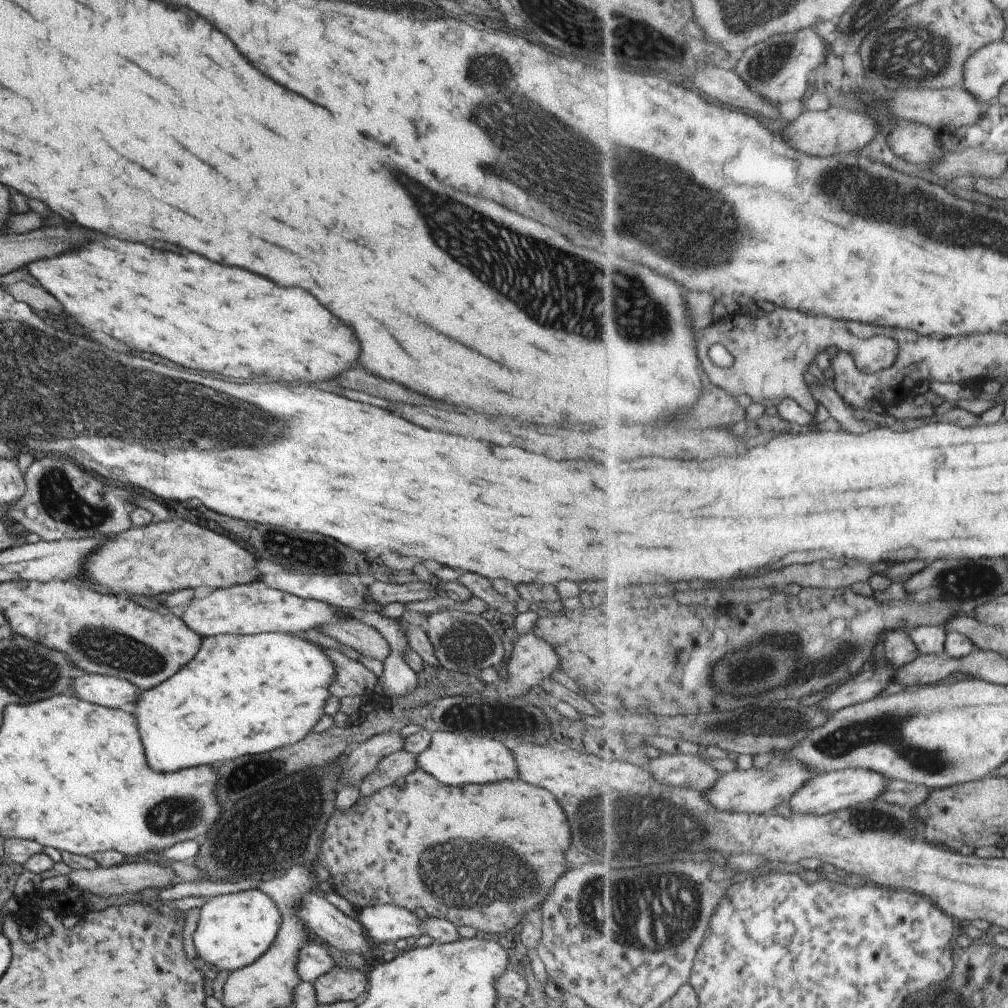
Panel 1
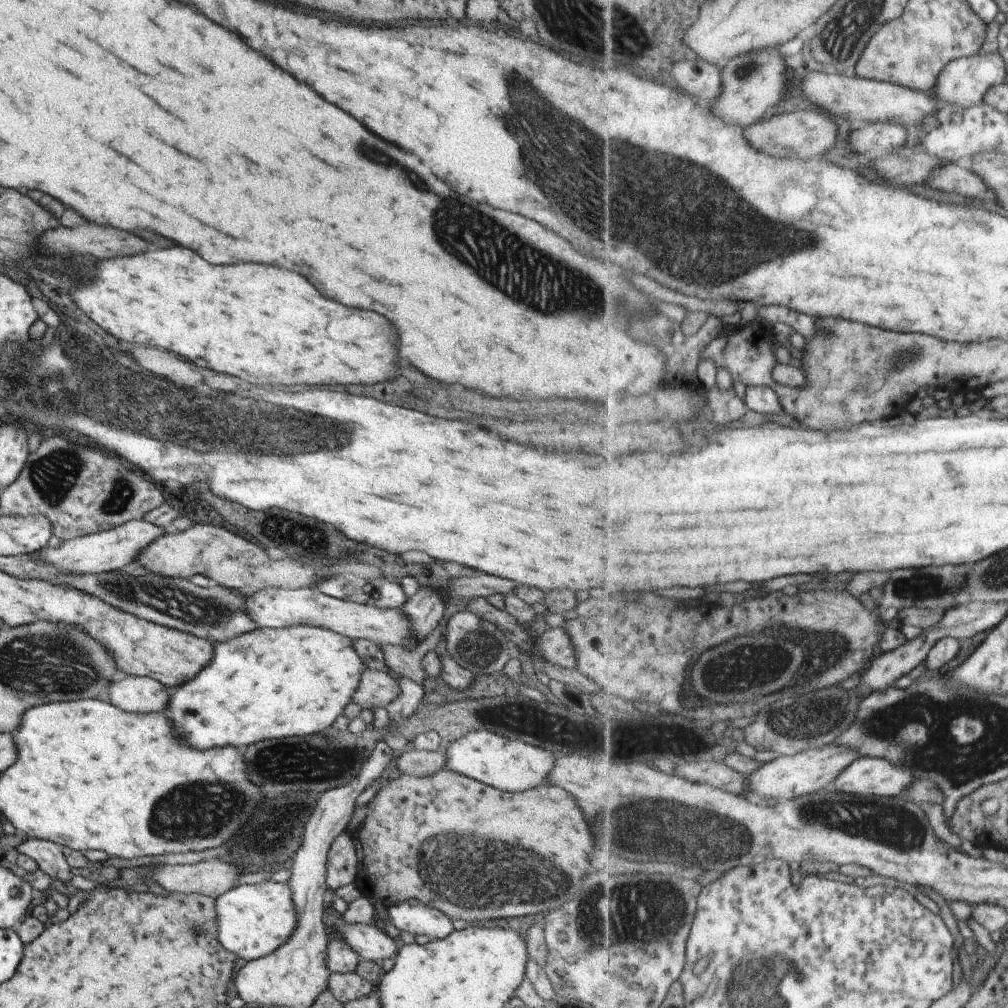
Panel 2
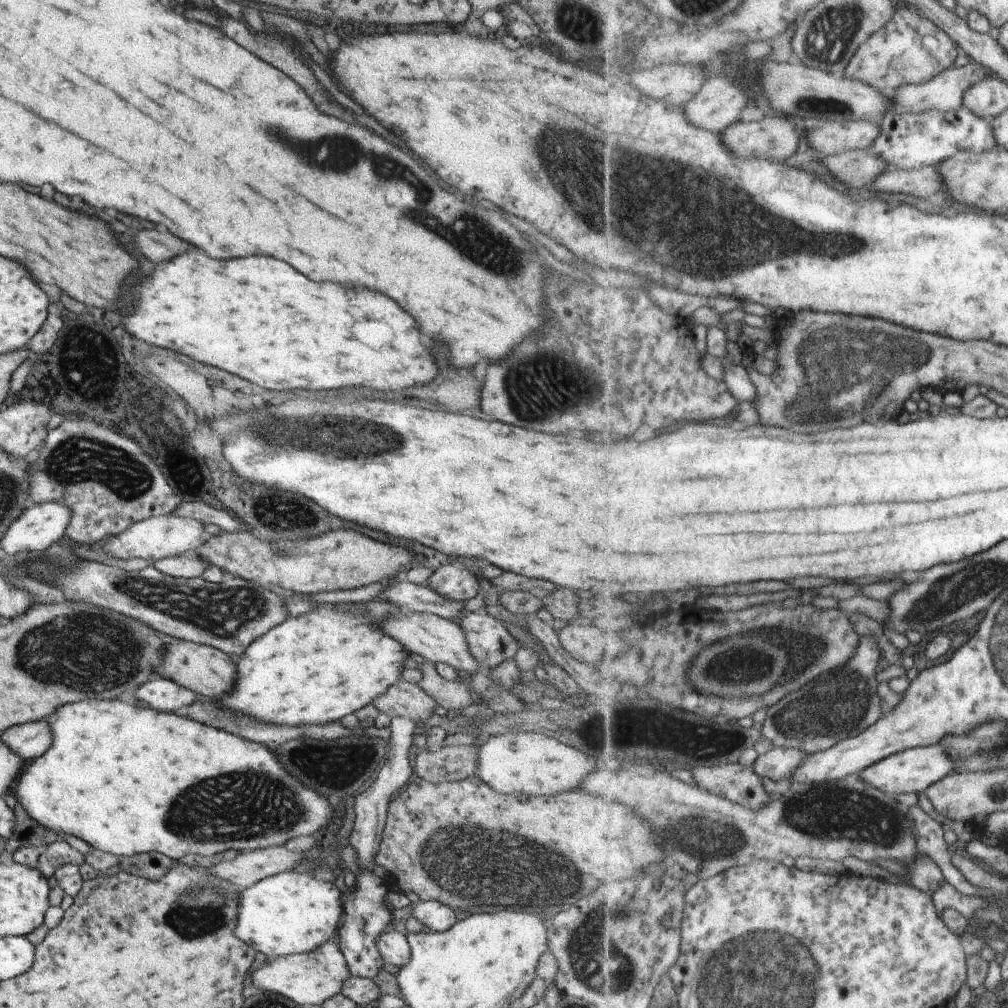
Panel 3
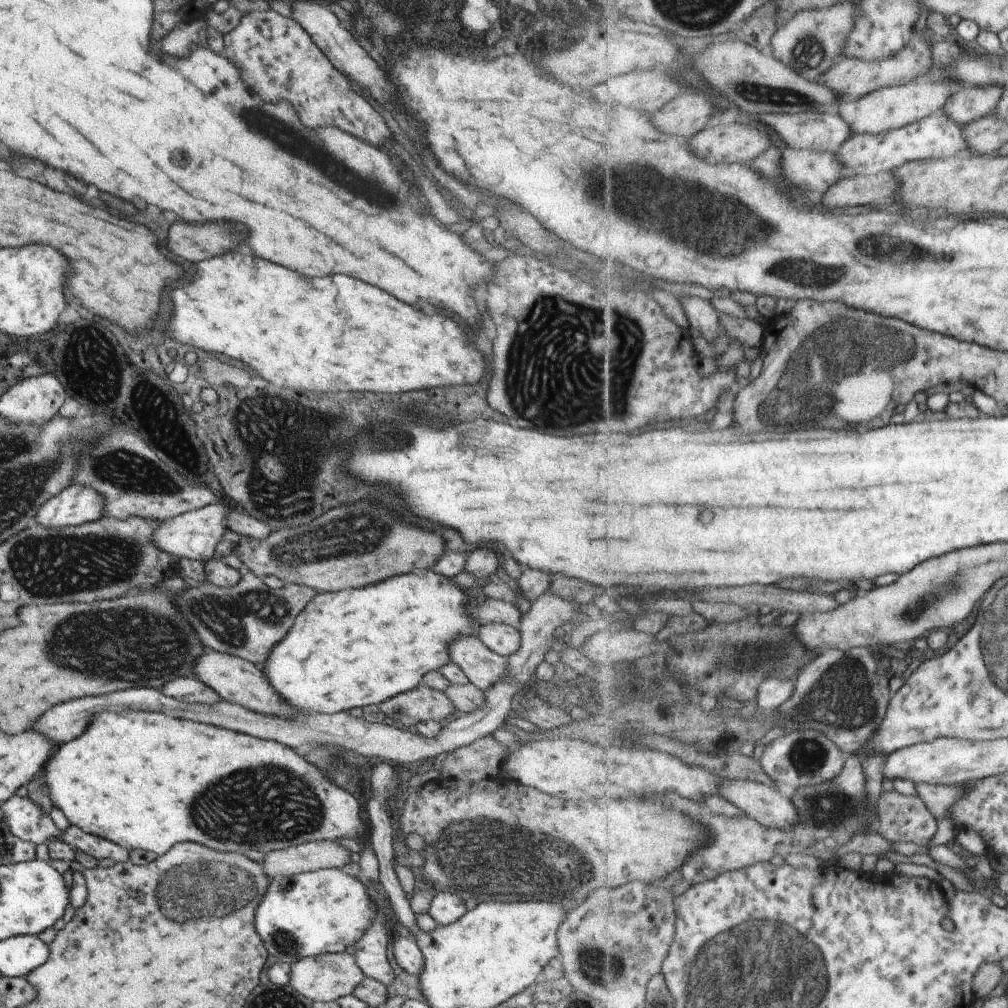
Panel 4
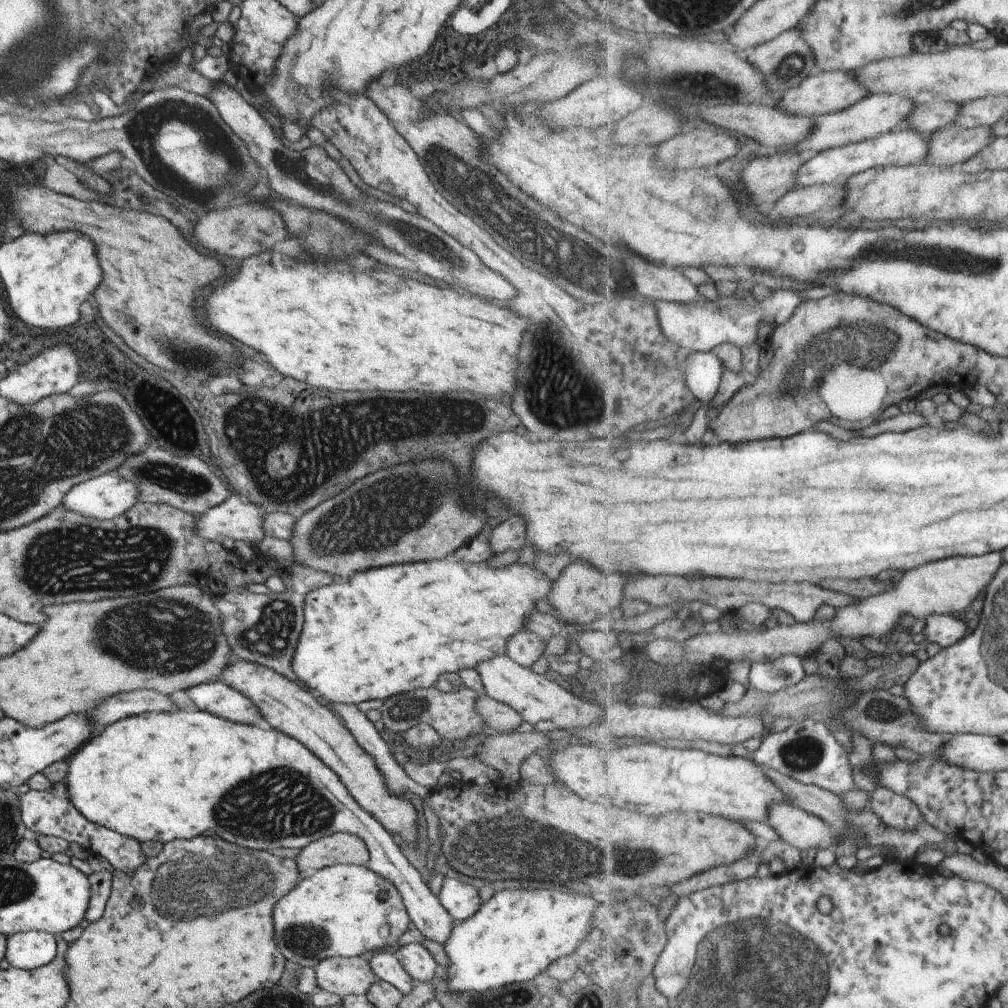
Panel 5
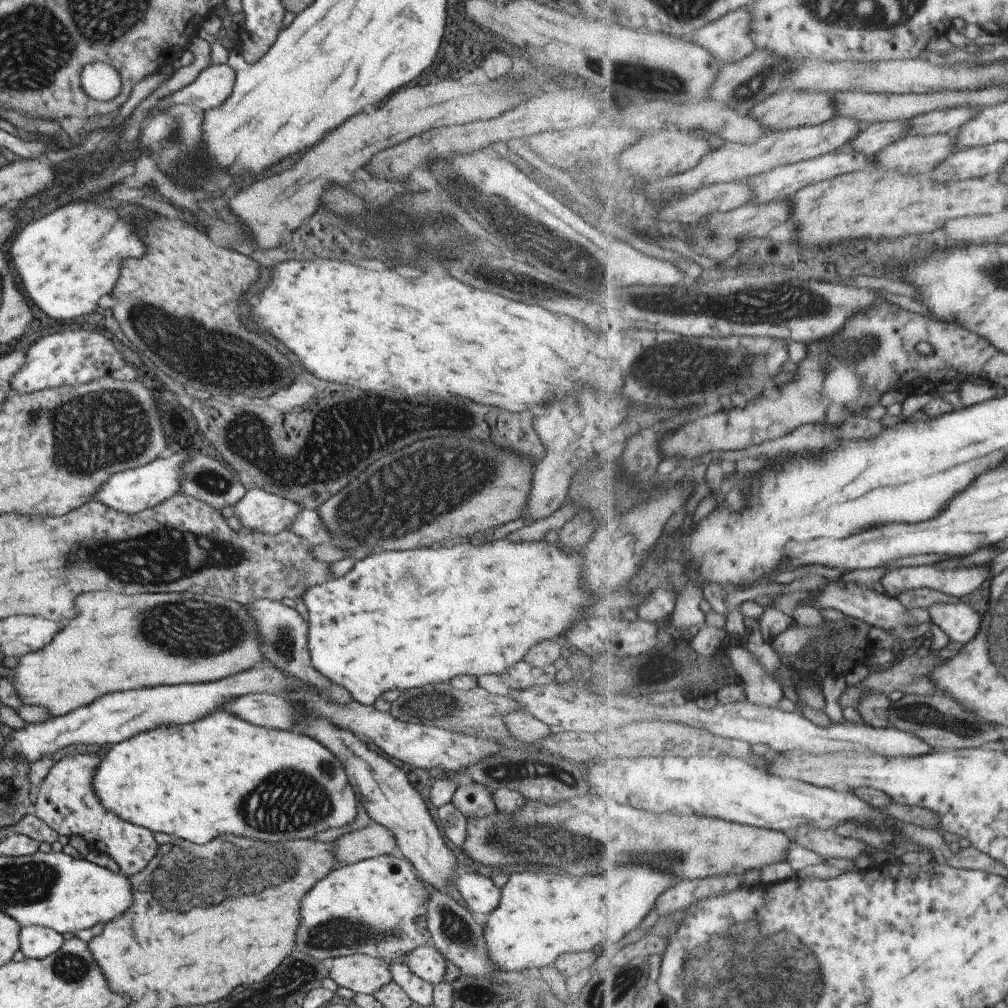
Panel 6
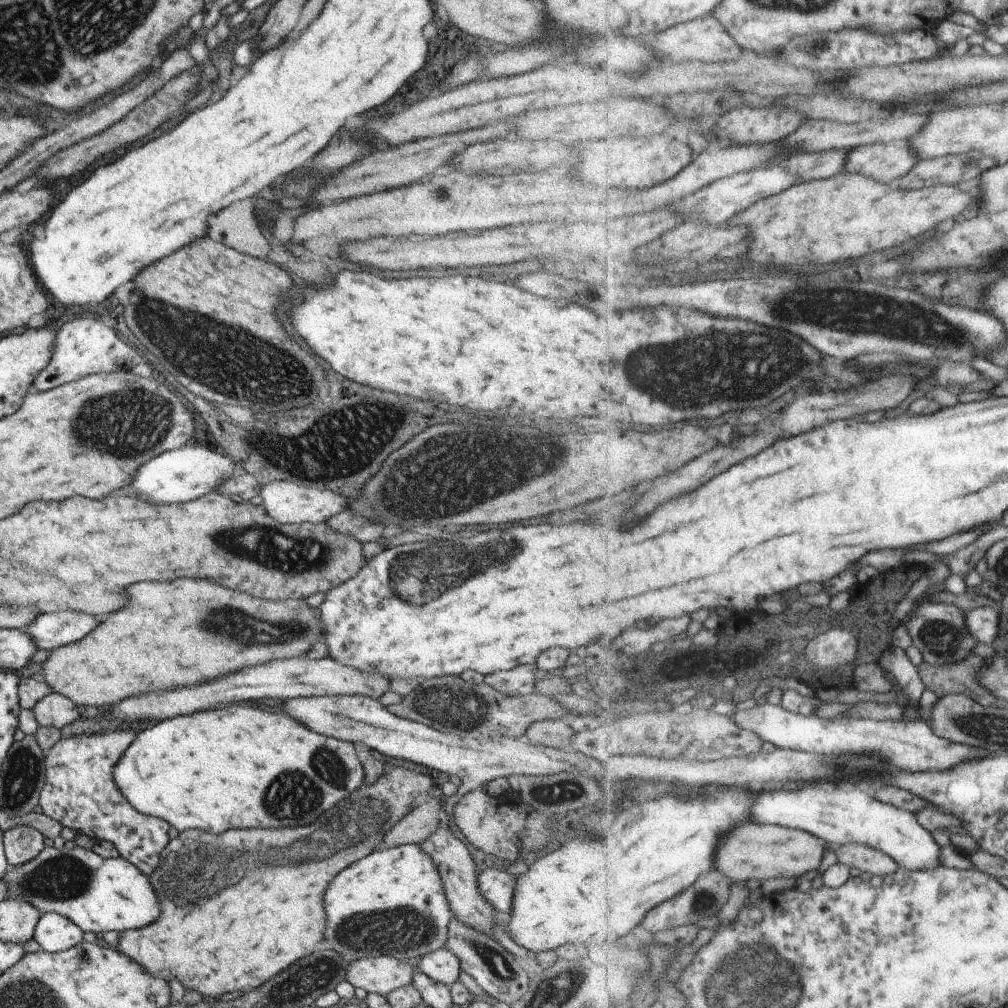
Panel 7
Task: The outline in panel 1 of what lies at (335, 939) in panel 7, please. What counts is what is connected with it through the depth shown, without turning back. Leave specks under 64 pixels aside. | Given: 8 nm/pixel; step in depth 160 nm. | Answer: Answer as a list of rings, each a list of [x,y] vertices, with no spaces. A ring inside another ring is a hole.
[[[259,889],[209,897],[200,906],[193,946],[202,960],[231,972],[255,962],[271,946],[280,922],[281,915],[274,900]]]

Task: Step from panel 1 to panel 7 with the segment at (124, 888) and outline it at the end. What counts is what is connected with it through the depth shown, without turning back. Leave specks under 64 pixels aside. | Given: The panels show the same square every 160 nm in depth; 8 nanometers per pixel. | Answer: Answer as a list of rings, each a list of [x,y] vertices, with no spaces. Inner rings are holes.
[[[437,798],[421,799],[397,824],[384,833],[382,848],[418,844],[426,841],[440,826],[442,805]]]

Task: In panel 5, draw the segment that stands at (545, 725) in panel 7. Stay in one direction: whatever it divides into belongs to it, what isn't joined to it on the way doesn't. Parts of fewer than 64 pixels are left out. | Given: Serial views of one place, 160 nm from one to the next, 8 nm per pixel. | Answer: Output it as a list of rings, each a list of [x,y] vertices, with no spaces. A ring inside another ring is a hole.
[[[485,693],[478,694],[475,704],[485,724],[497,733],[518,732],[523,720],[510,706],[489,698]]]

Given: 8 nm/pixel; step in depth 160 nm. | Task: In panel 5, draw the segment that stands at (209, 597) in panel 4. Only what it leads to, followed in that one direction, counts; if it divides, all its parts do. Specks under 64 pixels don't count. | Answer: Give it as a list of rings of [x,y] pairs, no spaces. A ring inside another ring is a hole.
[[[296,565],[285,570],[281,577],[285,585],[283,592],[270,591],[265,595],[249,591],[213,594],[212,601],[220,612],[222,633],[227,636],[233,659],[264,666],[290,681],[297,682],[291,661],[302,629],[304,596],[313,589],[335,582],[335,578],[331,573],[305,565]]]

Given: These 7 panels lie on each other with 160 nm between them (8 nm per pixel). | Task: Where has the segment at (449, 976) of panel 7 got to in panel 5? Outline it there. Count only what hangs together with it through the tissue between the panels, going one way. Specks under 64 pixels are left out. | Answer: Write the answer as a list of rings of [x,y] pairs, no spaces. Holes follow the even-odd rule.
[[[409,943],[402,945],[393,953],[413,981],[427,982],[439,973],[435,960],[423,945]]]

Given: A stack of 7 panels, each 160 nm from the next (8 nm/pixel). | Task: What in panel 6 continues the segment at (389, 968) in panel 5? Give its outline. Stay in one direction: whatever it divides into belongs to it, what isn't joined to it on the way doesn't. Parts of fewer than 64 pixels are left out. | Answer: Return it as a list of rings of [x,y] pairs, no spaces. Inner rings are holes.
[[[389,962],[389,968],[391,981],[405,991],[411,1002],[422,1007],[432,1004],[432,985],[415,976],[404,962]]]

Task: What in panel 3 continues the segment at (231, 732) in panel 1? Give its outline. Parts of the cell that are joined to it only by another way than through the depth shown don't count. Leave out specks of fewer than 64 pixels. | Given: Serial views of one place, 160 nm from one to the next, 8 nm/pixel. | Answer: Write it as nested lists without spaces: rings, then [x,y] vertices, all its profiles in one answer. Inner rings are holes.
[[[369,600],[369,602],[365,603],[359,603],[359,604],[326,604],[326,603],[320,603],[317,608],[313,608],[311,612],[307,612],[307,614],[303,614],[303,616],[295,616],[295,618],[287,618],[286,620],[283,620],[281,624],[276,625],[274,628],[271,628],[268,632],[265,632],[265,634],[261,634],[259,638],[255,638],[249,646],[247,646],[247,650],[245,650],[245,654],[243,656],[237,656],[234,658],[235,661],[235,684],[233,684],[233,688],[231,688],[231,692],[225,692],[223,696],[219,696],[219,698],[211,698],[211,704],[215,702],[215,706],[223,712],[223,714],[227,714],[229,712],[229,716],[231,716],[231,712],[237,716],[249,716],[249,718],[255,718],[255,720],[265,720],[265,722],[273,722],[273,724],[287,724],[287,726],[323,726],[323,724],[329,724],[329,722],[333,721],[339,721],[341,717],[349,714],[349,713],[355,713],[359,708],[362,708],[363,706],[366,706],[368,703],[371,703],[371,700],[373,698],[377,698],[377,696],[381,696],[393,682],[397,682],[397,680],[400,680],[401,671],[404,668],[404,664],[407,666],[407,659],[411,656],[412,658],[416,658],[413,655],[407,654],[407,650],[397,642],[397,640],[391,640],[391,636],[385,636],[383,632],[381,632],[381,628],[379,628],[379,622],[383,622],[385,618],[389,618],[391,614],[389,614],[389,610],[393,610],[394,606],[391,606],[391,602],[387,602],[387,600]]]

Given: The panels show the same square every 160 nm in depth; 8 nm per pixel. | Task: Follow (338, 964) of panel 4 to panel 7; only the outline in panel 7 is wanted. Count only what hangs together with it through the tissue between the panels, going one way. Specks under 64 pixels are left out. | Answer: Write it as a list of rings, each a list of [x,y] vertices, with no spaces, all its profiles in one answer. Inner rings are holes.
[[[369,956],[367,958],[351,961],[351,964],[348,964],[346,981],[354,988],[364,988],[367,993],[386,995],[395,989],[409,985],[415,971],[416,970],[411,965],[409,966],[409,964],[405,963],[405,961],[392,959],[391,957],[386,956]]]

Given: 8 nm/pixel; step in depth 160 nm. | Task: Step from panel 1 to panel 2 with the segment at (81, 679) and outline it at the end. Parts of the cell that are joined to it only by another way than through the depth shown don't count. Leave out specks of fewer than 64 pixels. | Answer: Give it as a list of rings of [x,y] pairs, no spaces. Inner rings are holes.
[[[122,676],[110,683],[107,700],[117,708],[134,713],[163,713],[171,689],[151,677]]]

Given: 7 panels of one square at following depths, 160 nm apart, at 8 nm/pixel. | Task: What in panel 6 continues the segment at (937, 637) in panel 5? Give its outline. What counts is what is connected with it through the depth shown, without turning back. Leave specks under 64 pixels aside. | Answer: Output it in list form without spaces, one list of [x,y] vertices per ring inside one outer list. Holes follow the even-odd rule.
[[[966,601],[935,605],[929,610],[933,622],[947,632],[950,640],[960,642],[963,646],[980,633],[982,615]]]

